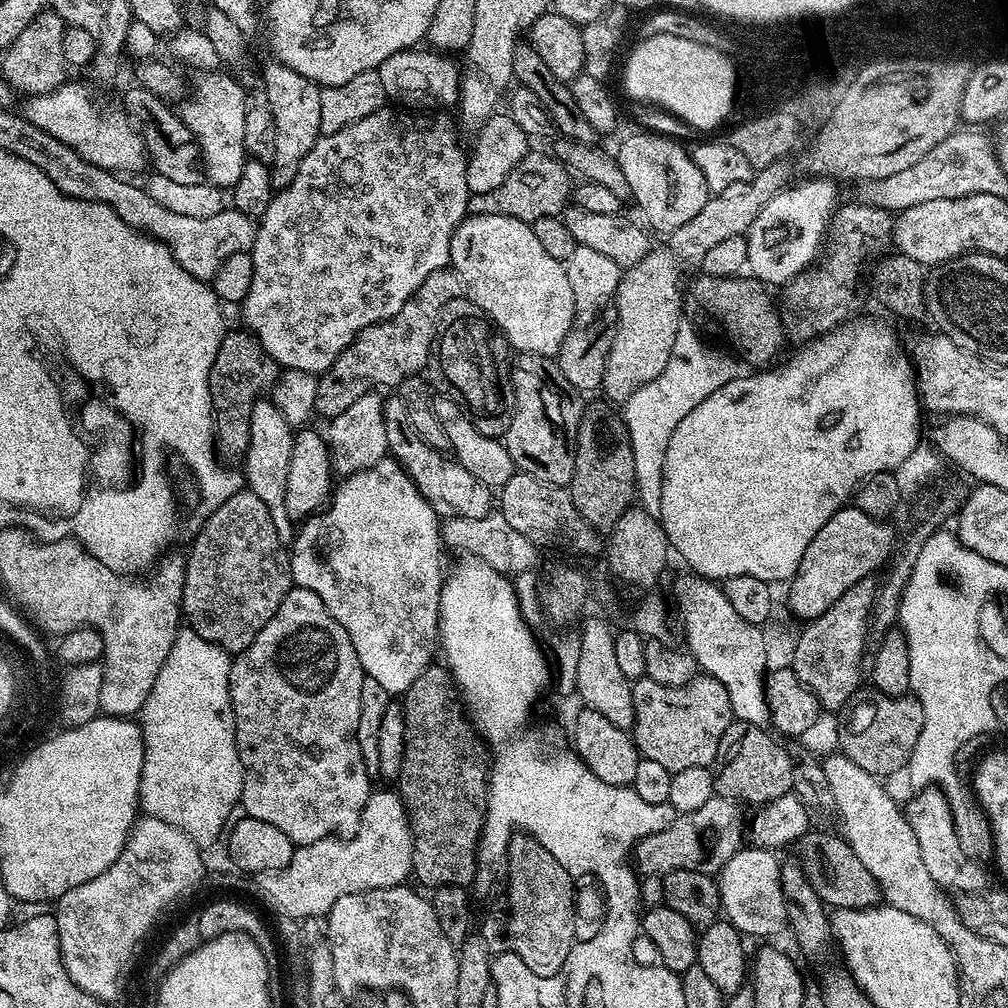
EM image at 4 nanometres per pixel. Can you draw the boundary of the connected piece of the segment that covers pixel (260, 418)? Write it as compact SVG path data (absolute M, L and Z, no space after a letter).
M261 398L257 400L254 410L250 414L250 442L248 454L243 457L242 476L247 487L270 510L270 518L274 518L274 526L278 526L280 539L288 542L294 536L294 521L286 512L286 476L290 474L290 458L292 457L292 438L294 429L292 425L282 418L282 410L273 404L271 399Z

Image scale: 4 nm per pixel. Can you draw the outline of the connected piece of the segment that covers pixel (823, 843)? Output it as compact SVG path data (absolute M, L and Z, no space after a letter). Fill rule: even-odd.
M812 830L799 841L799 848L798 860L806 878L810 886L814 886L820 901L829 909L875 908L881 903L882 893L879 882L874 878L874 874L870 874L870 870L866 870L866 866L862 866L858 854L854 854L854 850L843 835L836 833L835 836L834 833L828 832L823 836L822 833Z

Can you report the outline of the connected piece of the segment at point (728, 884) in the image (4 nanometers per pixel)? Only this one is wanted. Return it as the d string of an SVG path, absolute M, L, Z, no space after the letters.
M755 846L741 847L739 852L726 862L718 873L720 886L720 906L723 915L733 926L745 937L751 936L776 936L785 931L788 923L788 903L784 901L784 892L780 888L780 865L781 861L776 860L777 853L766 848Z

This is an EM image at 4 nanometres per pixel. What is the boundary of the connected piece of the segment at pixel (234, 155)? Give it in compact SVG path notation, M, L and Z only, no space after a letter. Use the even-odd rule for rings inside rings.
M209 71L201 75L192 97L179 109L181 118L194 134L196 145L200 148L202 172L211 183L221 190L231 189L242 175L246 159L246 116L250 107L244 88L227 71Z

